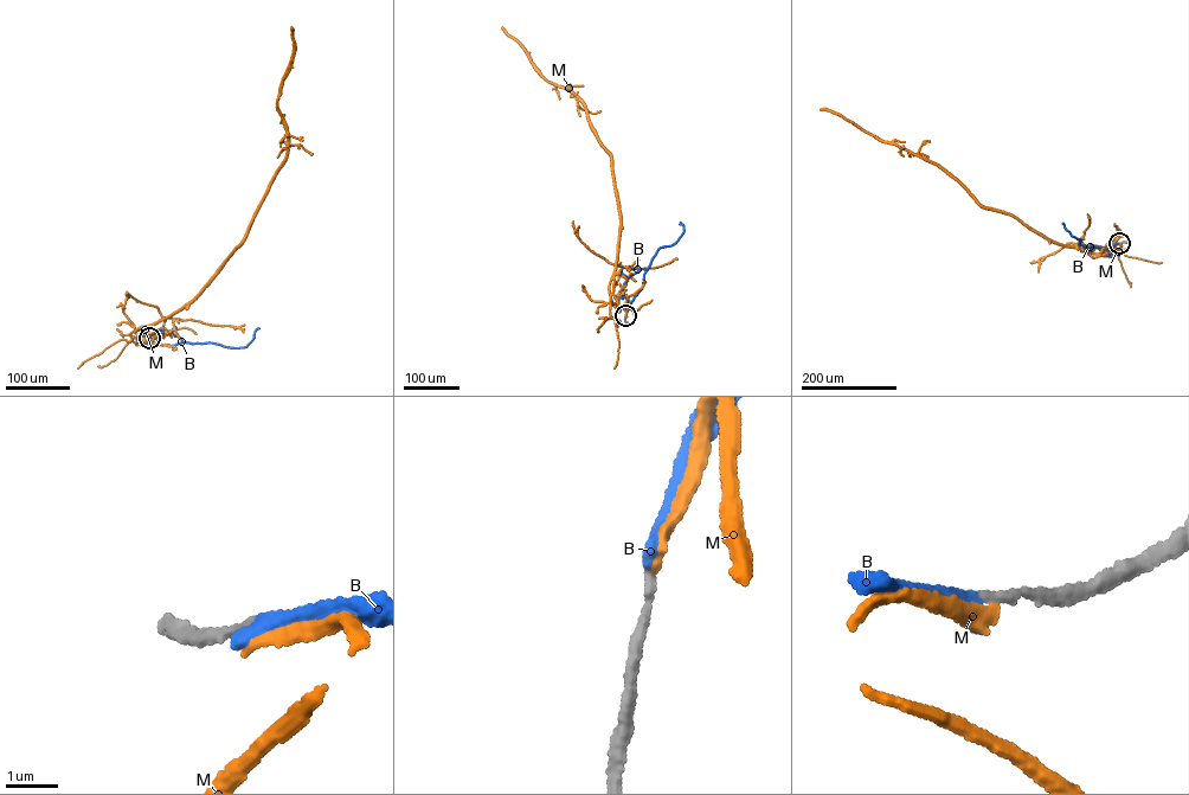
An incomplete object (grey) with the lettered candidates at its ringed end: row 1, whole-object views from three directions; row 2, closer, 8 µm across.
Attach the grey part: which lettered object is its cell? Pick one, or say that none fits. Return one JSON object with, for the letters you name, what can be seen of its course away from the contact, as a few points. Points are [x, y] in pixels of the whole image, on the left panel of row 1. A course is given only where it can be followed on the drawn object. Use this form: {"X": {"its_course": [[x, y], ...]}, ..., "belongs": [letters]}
{"B": {"its_course": [[149, 338], [162, 345], [211, 342], [235, 348], [248, 345], [258, 328]]}, "belongs": ["B"]}

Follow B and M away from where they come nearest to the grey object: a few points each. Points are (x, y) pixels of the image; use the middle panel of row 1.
B: (625, 315), (657, 250), (672, 245), (682, 233), (680, 222)
M: (625, 315), (622, 307), (611, 302), (609, 288), (621, 219)

